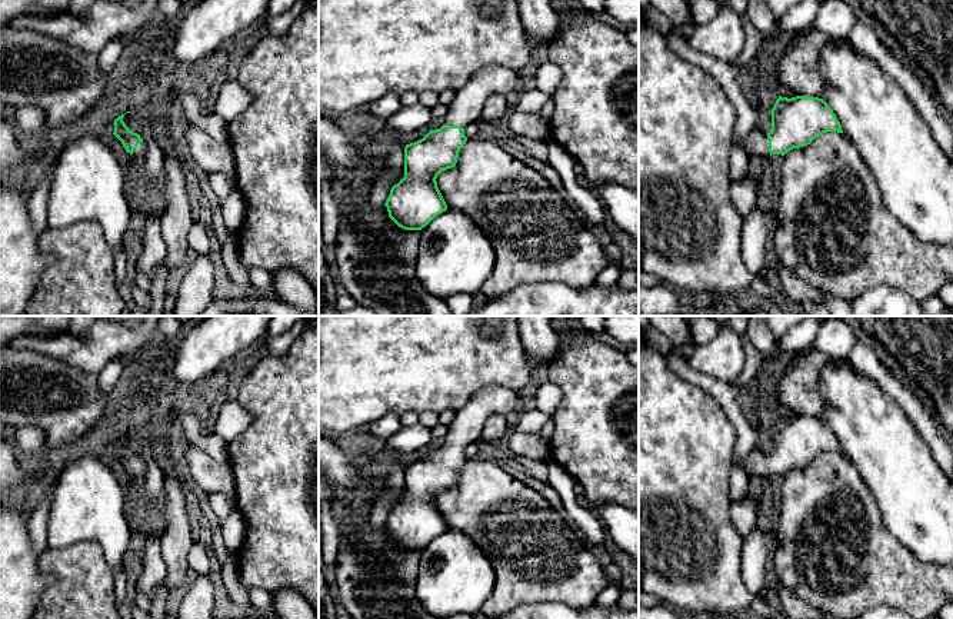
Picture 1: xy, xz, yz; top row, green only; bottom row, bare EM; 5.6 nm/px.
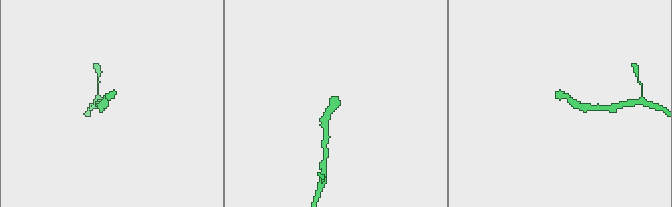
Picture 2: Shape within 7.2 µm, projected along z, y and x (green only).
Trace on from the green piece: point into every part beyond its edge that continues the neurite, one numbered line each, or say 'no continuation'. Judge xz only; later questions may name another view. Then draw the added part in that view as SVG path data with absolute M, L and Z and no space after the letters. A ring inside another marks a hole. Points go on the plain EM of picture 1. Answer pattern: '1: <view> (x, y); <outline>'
1: xz (467, 425); M486 386L456 412L447 427L444 445L466 447L470 442L480 440L483 426L490 415L517 415L520 399L516 392L503 386Z

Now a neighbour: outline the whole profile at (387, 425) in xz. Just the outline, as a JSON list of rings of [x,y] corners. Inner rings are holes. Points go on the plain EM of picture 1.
[[[389,412],[366,427],[369,433],[380,440],[387,440],[401,427],[399,415]]]

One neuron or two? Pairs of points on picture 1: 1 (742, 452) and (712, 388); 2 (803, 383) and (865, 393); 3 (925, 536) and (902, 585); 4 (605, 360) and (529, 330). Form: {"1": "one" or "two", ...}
{"1": "one", "2": "two", "3": "two", "4": "two"}

